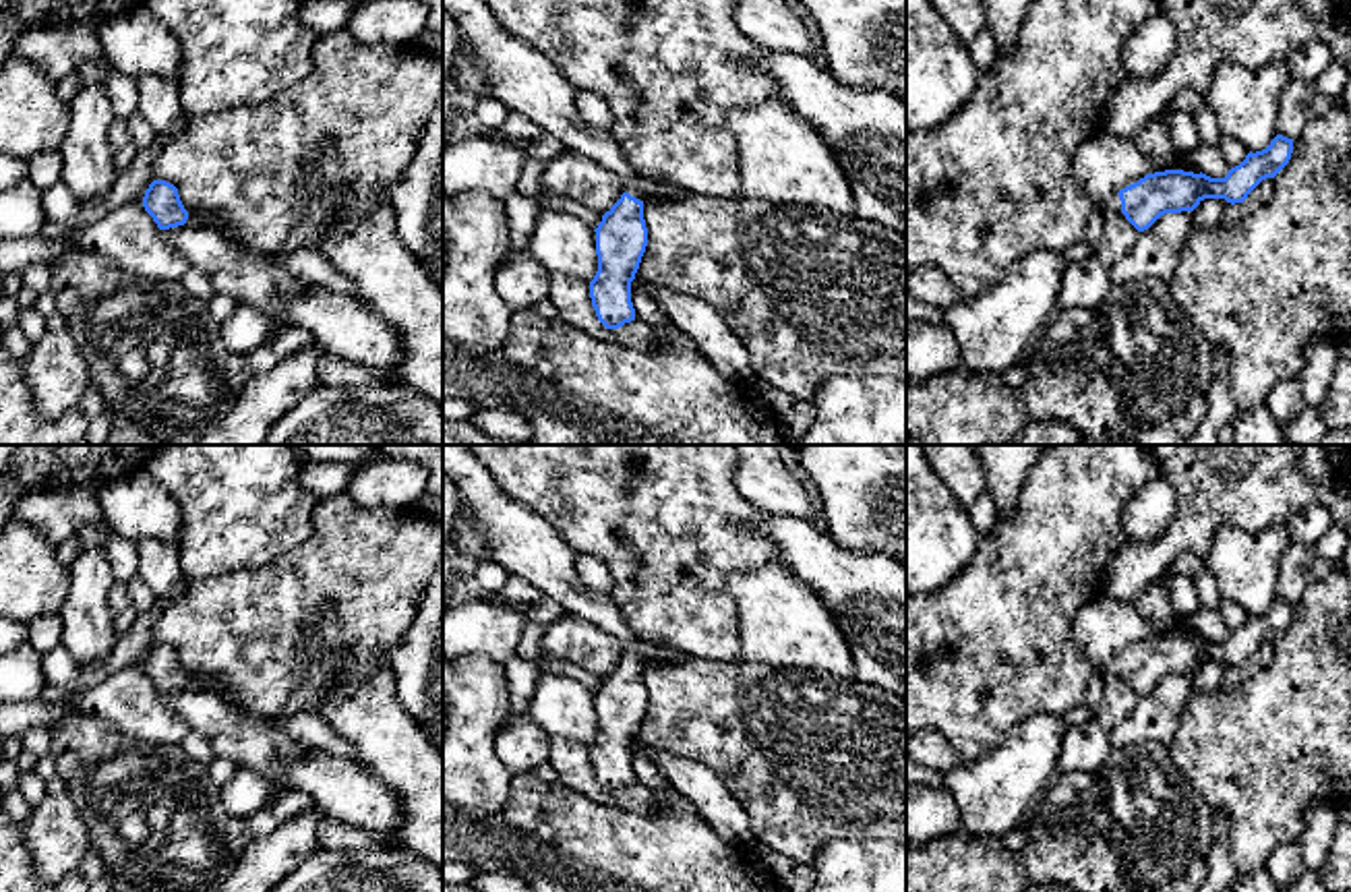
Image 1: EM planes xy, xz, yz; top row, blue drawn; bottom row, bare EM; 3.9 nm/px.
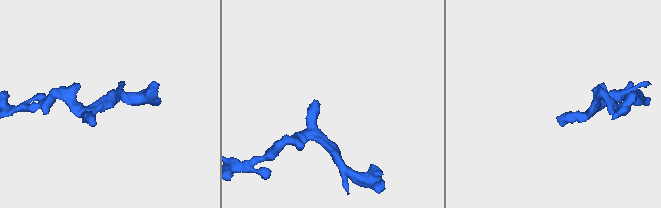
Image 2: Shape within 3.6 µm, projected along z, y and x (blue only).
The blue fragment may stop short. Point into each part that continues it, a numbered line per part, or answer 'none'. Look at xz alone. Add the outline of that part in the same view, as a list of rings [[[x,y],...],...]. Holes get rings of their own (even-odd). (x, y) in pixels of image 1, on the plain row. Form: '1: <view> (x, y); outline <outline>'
1: xz (644, 652); outline [[[639,642],[637,646],[625,648],[625,656],[629,656],[631,660],[639,662],[639,664],[648,664],[652,660],[658,662],[679,662],[689,658],[683,652],[658,646],[658,644],[648,644],[648,642]]]

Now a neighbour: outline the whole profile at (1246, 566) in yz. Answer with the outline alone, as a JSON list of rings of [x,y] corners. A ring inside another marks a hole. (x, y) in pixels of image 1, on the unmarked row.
[[[1223,526],[1202,559],[1217,579],[1223,600],[1241,604],[1256,617],[1277,600],[1281,557],[1291,546],[1287,526],[1250,534],[1235,526]]]

